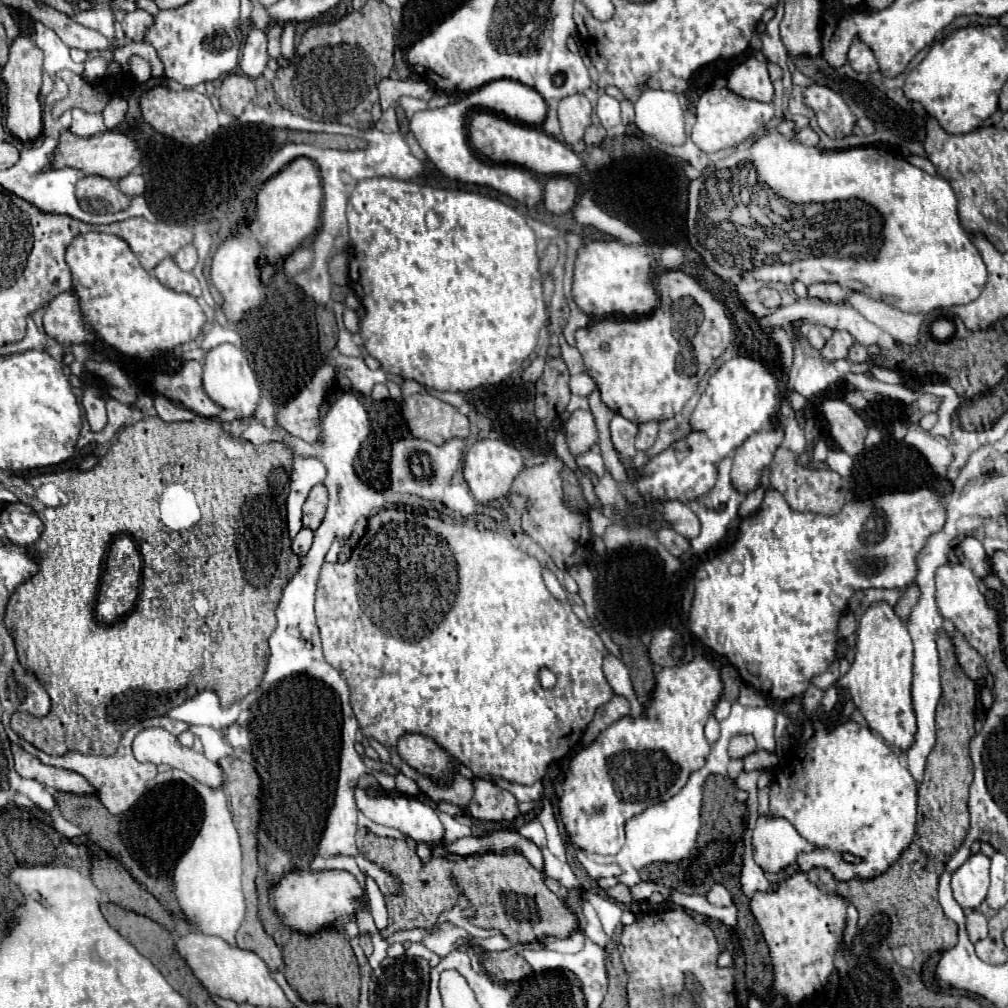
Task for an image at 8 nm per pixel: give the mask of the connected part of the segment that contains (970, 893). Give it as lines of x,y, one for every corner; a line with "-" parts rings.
971,854
969,860
953,874
951,890
961,908
975,910
985,900
989,888
989,858

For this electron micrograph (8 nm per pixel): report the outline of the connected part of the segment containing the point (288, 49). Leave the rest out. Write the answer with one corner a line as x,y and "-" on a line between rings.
289,24
289,26
283,30
283,34
281,34
281,54
283,54
283,58
291,58
291,56
295,54
293,34
295,34
293,24

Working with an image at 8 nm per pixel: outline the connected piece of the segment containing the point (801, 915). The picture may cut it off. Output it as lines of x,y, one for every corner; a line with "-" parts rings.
805,872
781,882
775,892
757,892
751,900
751,912
769,944
775,986
767,998
787,996
791,1004
809,998
833,972
833,954
843,940
847,902
839,896
823,894
807,880

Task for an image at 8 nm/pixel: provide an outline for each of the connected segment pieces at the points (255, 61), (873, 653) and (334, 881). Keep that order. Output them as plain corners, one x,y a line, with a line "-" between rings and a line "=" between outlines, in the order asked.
251,26
249,36
243,46
241,56
241,70
249,78
257,78
263,74
263,68
267,66
267,36
257,26
=
879,602
865,610
859,620
855,660
837,684
847,688
855,706
867,720
867,726
893,748
907,752
915,742
915,712
911,706
911,668
913,668
913,642
907,624
895,614
893,606
=
327,870
327,872
291,872
287,874
273,890
271,890
271,906
281,914
285,926
291,930
299,930
303,934
313,934
317,930
335,926
343,928
349,938
357,936
357,922
353,914
357,912
355,898
361,896
361,886
357,884
355,876
341,870

